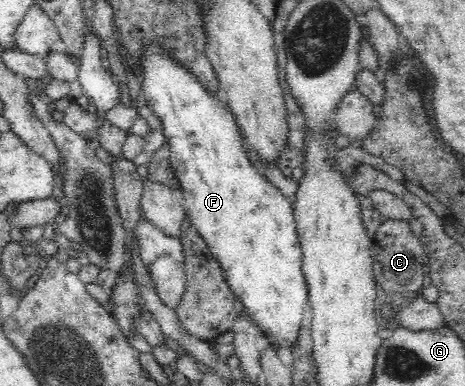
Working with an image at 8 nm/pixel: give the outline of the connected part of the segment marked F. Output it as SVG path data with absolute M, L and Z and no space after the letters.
M148 45L143 51L140 93L161 123L160 131L170 148L168 162L175 171L186 201L187 217L216 257L229 290L244 303L249 318L258 330L262 329L272 339L286 339L294 343L304 319L309 290L303 273L303 252L290 199L250 162L246 145L243 144L243 134L227 102L213 97L188 69L180 62L173 61L160 45Z

